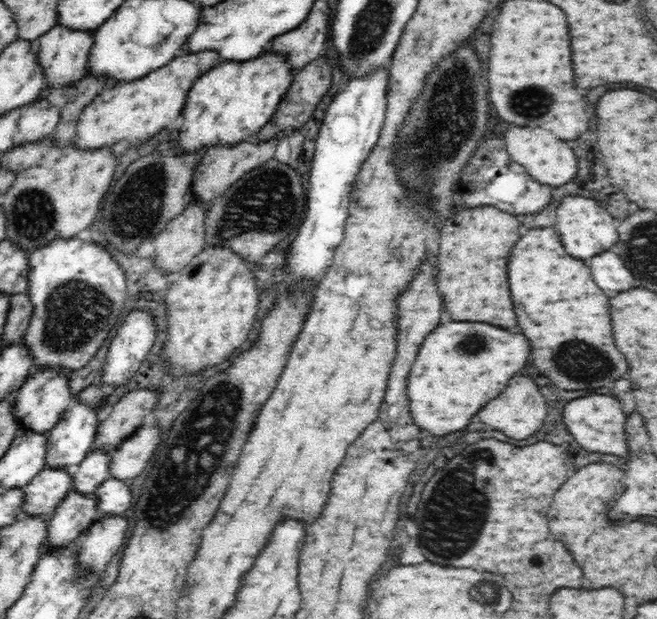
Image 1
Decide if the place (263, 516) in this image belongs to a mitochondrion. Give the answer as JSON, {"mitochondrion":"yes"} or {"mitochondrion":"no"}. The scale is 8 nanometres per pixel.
{"mitochondrion":"no"}

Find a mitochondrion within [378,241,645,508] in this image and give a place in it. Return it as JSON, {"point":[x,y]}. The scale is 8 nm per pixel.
{"point":[580,362]}

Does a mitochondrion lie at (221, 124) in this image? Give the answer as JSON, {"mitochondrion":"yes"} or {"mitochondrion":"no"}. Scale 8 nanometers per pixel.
{"mitochondrion":"no"}

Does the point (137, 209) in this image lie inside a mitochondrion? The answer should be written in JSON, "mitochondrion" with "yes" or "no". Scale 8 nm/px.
{"mitochondrion":"yes"}

